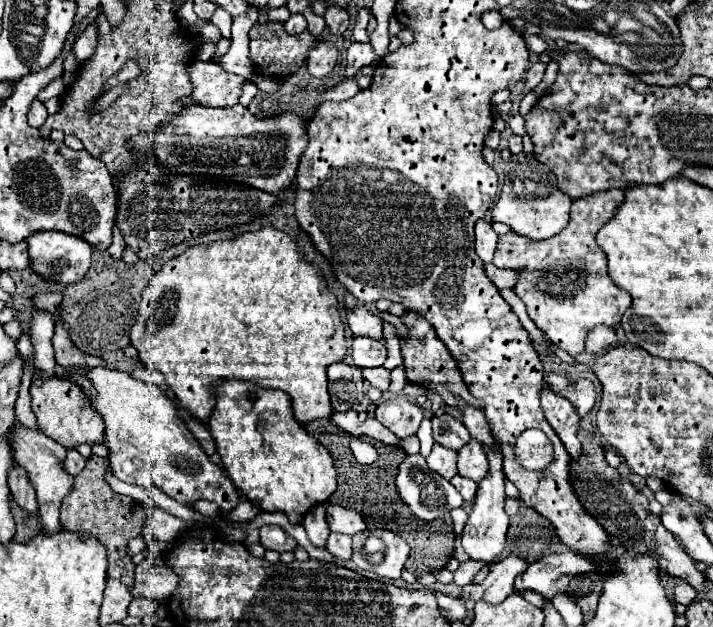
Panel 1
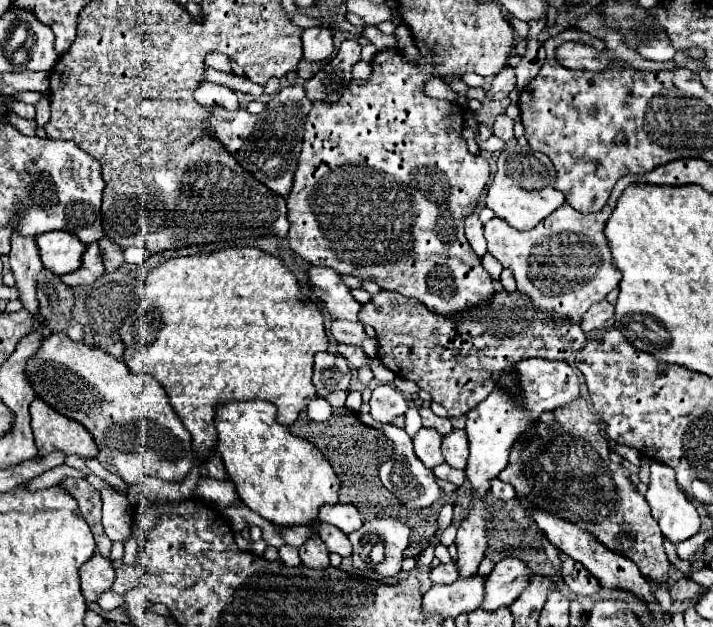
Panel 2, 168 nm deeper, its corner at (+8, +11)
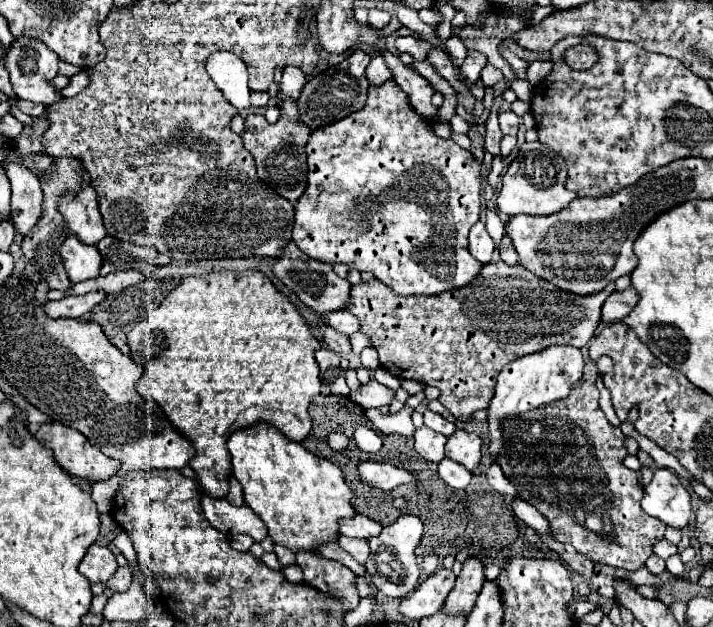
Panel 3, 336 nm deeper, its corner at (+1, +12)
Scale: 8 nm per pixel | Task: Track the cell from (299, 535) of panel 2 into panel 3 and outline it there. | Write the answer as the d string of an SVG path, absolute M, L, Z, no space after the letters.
M326 542L326 544L320 544L320 546L318 546L318 552L320 552L324 558L332 558L332 560L342 562L342 564L348 566L354 574L364 576L364 566L358 564L354 558L350 558L348 552L344 552L344 550L338 546L338 542Z

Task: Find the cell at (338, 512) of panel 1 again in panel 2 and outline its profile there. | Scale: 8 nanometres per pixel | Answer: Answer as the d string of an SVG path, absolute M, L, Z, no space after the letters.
M341 503L323 505L323 509L319 509L319 521L333 525L347 535L363 525L359 509L355 505L341 505Z

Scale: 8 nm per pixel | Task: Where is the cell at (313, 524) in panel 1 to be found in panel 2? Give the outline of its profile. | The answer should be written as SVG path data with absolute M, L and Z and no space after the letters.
M313 525L315 537L311 541L307 541L307 545L303 545L303 549L299 549L301 565L311 567L311 569L327 569L329 567L329 551L323 545L323 541L319 541L315 527L317 525Z

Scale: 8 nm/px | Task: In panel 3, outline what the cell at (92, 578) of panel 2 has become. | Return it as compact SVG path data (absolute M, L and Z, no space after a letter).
M92 544L84 560L80 562L80 574L86 576L90 584L104 584L116 572L116 568L118 564L114 554L98 544Z

